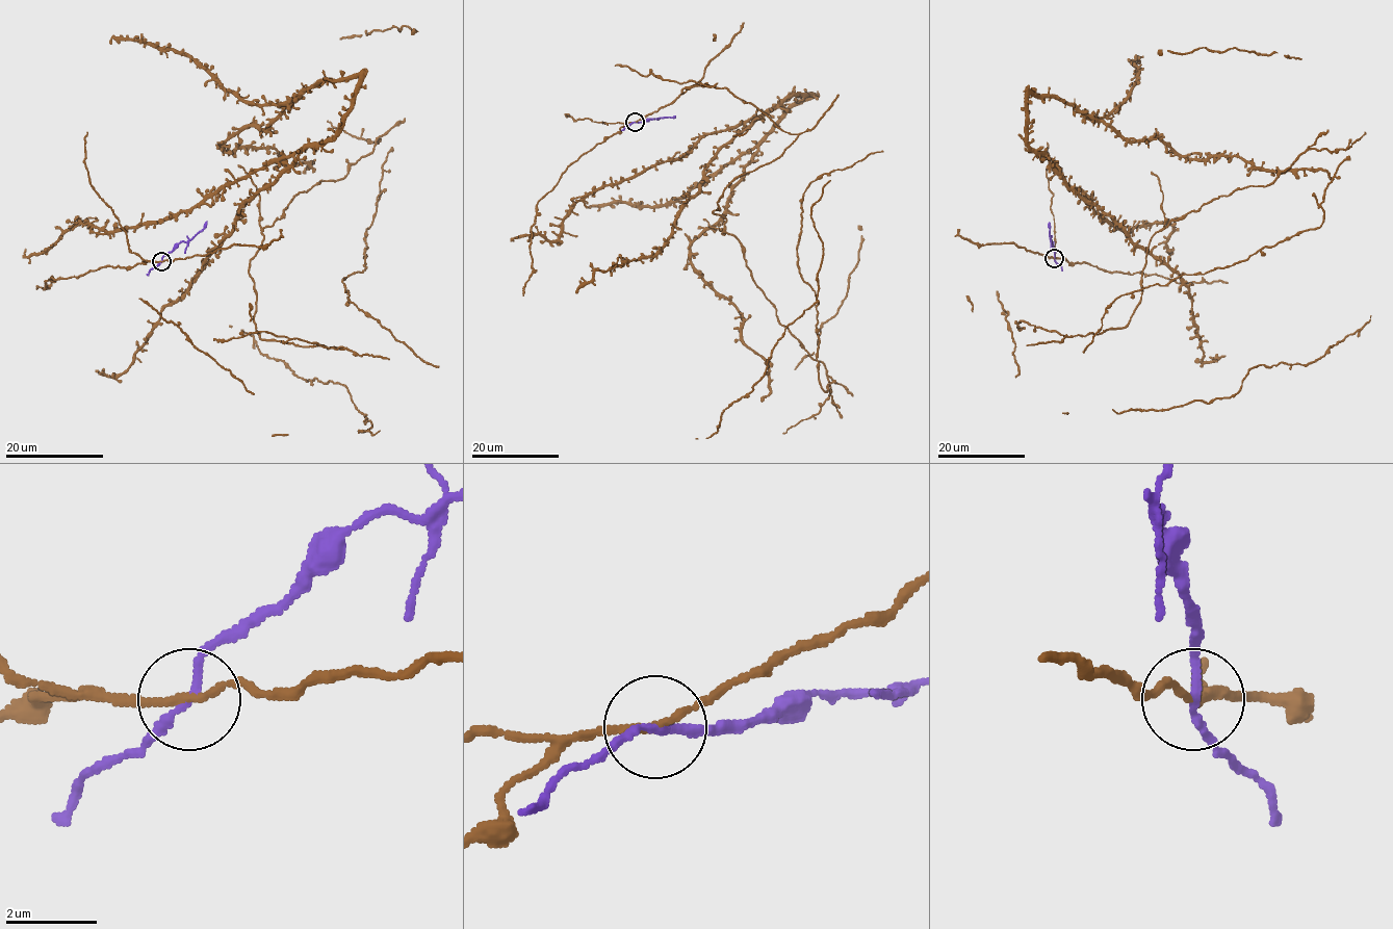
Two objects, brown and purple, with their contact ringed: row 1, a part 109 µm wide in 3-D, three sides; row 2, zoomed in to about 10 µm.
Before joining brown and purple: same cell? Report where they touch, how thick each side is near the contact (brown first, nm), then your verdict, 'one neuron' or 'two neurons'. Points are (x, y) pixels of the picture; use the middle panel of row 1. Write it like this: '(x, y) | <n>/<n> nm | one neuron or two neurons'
(635, 122) | 160/160 nm | two neurons

